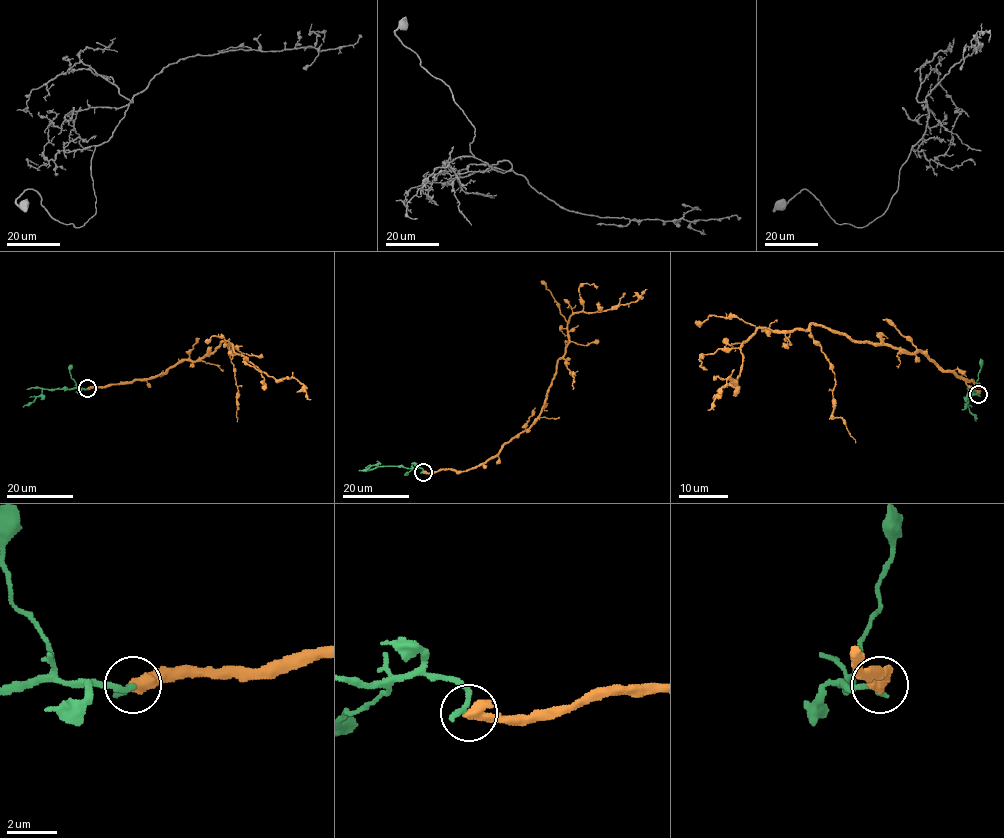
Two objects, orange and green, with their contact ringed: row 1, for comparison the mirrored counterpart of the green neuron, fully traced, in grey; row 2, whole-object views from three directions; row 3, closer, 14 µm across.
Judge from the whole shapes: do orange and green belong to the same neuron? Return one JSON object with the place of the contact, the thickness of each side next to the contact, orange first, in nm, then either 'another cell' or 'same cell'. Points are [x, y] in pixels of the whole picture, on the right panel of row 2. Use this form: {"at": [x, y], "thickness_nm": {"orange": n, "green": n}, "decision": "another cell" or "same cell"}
{"at": [978, 394], "thickness_nm": {"orange": 550, "green": 280}, "decision": "another cell"}

